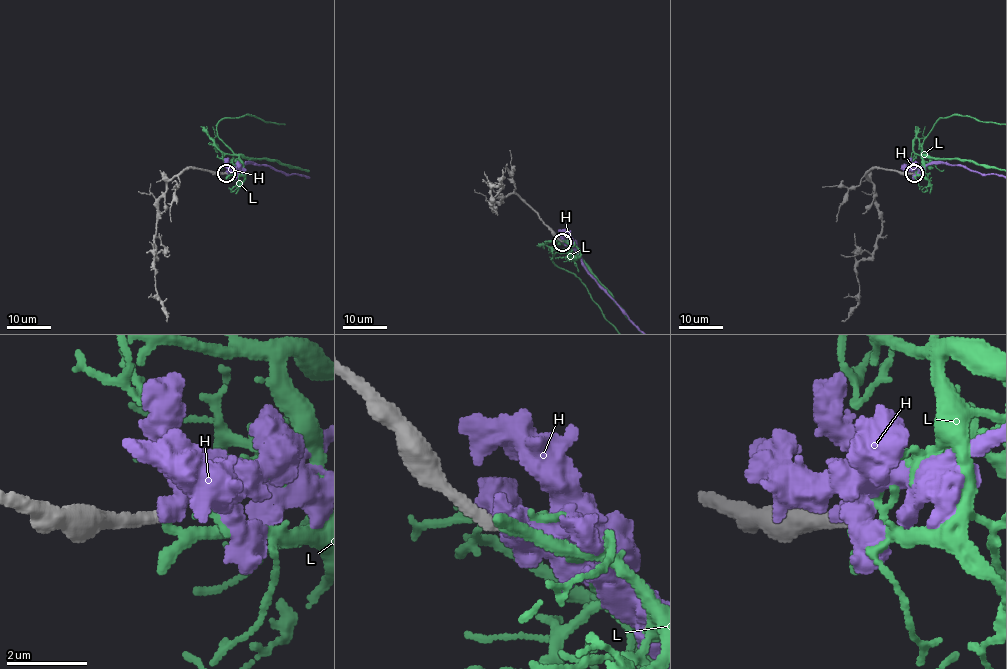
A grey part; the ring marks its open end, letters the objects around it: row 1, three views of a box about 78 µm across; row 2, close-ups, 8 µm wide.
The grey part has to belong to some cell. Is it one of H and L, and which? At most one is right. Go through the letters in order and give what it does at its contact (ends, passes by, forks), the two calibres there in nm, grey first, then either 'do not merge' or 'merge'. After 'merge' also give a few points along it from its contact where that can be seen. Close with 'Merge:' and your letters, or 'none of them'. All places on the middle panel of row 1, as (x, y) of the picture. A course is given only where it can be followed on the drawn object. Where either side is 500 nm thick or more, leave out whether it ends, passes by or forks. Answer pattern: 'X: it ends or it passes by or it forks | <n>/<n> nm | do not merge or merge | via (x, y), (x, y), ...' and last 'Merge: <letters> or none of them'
H: 320/600 nm | do not merge
L: it passes by | 320/240 nm | do not merge
Merge: none of them

